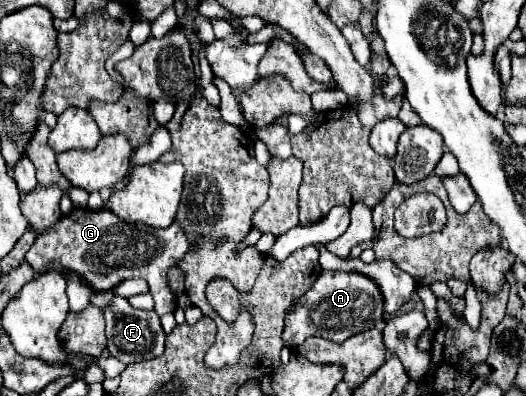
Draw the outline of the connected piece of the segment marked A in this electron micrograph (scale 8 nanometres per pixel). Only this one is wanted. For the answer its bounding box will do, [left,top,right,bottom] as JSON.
[284,270,384,348]

